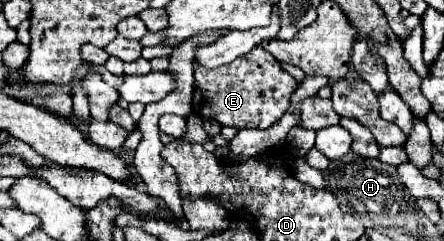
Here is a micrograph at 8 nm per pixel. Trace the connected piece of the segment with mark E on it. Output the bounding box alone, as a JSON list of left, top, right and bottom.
[193,47,297,129]

